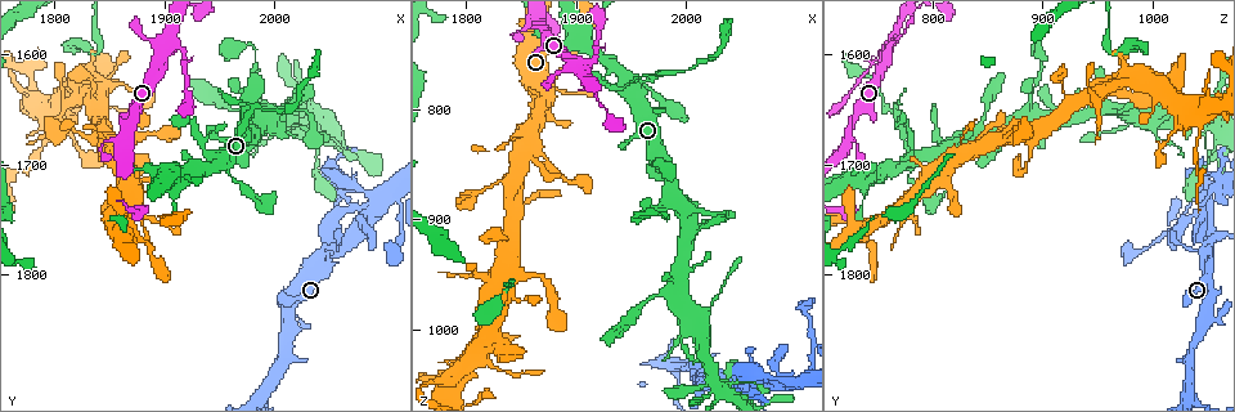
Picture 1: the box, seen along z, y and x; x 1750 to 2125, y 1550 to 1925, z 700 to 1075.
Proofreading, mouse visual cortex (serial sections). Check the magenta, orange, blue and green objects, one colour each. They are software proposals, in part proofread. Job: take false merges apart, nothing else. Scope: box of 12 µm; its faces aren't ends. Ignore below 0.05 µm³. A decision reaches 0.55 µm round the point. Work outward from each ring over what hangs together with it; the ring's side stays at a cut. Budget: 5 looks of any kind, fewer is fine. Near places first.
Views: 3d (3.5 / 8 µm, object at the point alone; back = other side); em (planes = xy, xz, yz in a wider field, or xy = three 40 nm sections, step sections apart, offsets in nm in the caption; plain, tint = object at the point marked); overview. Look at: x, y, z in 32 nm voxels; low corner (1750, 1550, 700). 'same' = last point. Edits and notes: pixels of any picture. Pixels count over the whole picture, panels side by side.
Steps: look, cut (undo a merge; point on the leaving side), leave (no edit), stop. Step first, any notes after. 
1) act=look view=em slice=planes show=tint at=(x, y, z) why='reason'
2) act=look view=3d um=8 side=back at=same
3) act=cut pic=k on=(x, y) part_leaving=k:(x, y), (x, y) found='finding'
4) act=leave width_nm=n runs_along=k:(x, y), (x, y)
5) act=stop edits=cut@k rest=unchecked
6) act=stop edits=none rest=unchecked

act=look view=3d um=3.5 at=(1902, 1594, 760) why='calibre changes'

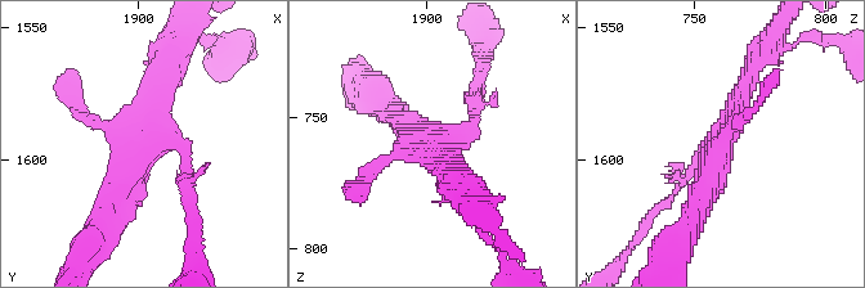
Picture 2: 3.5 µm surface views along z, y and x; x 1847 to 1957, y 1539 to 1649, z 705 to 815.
act=look view=em slice=xy step=5 show=tint at=(1904, 1592, 760) why='shape alone is not enough'

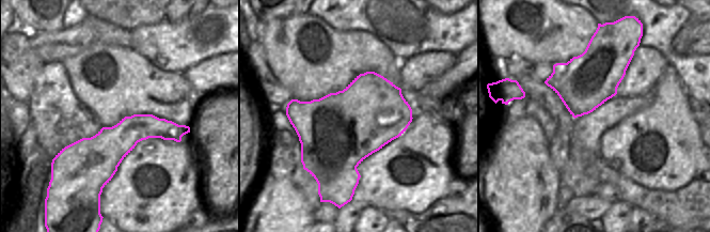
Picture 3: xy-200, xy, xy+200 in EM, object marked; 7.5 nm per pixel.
act=leave runs_along=2:(695, 211), (754, 66) found='one cell here'

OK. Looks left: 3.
act=look view=3d um=3.5 at=(1980, 1648, 766) why='sharp bend'

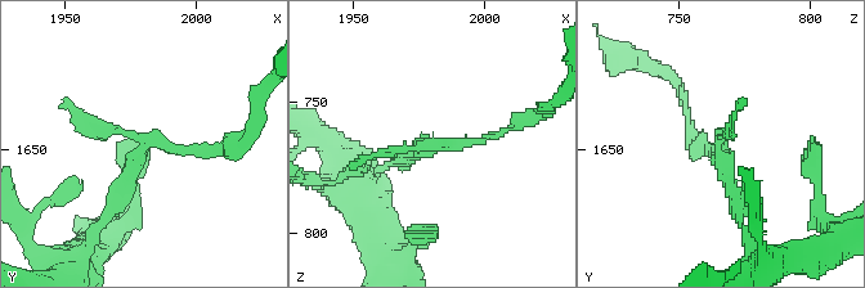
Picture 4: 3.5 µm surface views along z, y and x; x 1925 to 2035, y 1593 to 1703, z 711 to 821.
act=look view=em slice=xy step=5 show=tint at=(1981, 1646, 765)

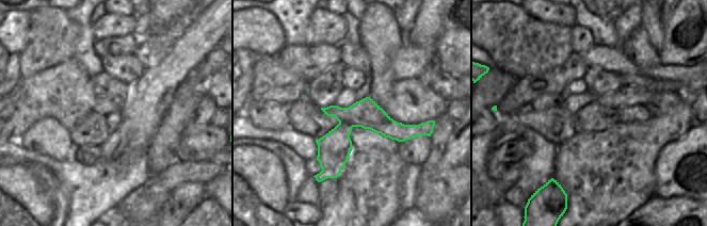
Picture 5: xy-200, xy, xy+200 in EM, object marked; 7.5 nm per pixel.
act=leave runs_along=4:(108, 211), (148, 140), (228, 152) found='one cell here'

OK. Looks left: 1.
act=stop edits=none rest=unchecked

